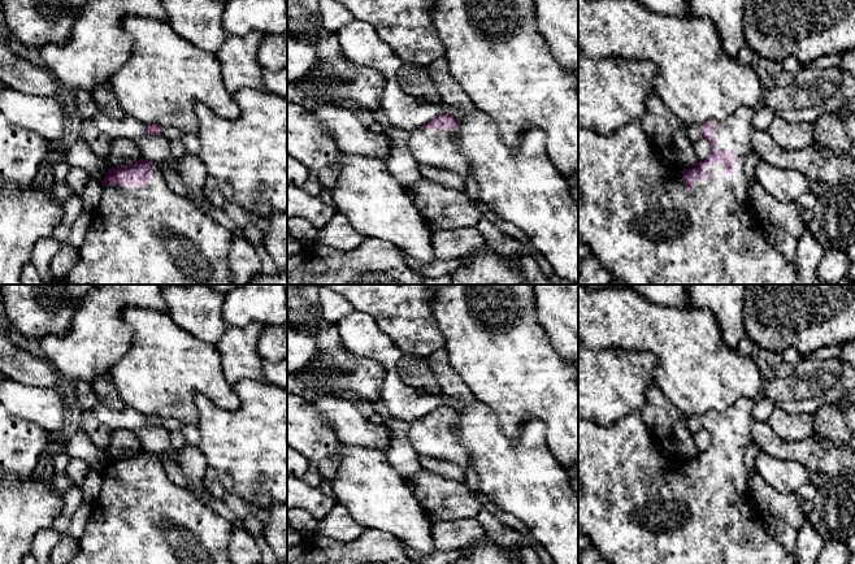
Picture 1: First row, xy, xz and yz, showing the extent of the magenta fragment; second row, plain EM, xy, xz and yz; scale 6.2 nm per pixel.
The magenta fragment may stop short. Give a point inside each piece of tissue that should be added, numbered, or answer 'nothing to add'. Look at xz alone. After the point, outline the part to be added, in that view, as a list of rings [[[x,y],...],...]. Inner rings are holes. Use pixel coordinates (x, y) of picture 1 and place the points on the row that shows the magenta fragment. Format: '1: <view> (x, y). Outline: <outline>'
1: xz (434, 147). Outline: [[[417,129],[409,134],[408,146],[420,164],[468,177],[470,161],[453,143],[456,134],[457,130]]]

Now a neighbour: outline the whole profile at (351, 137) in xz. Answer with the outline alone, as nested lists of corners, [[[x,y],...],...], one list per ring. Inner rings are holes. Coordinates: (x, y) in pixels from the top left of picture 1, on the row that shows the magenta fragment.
[[[317,103],[309,109],[312,116],[334,136],[344,155],[359,155],[386,161],[391,143],[387,135],[374,134],[356,114],[334,103]]]

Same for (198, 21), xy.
[[[161,0],[161,3],[166,23],[175,34],[207,52],[217,53],[227,36],[222,23],[223,3],[218,0]]]

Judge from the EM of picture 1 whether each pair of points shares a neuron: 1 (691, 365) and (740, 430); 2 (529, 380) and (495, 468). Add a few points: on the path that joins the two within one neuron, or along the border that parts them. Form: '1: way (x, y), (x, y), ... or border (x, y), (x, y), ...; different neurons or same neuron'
1: border (754, 399), (740, 399), (725, 410), (715, 412); different neurons
2: border (490, 410), (512, 438), (525, 421), (533, 420); different neurons

